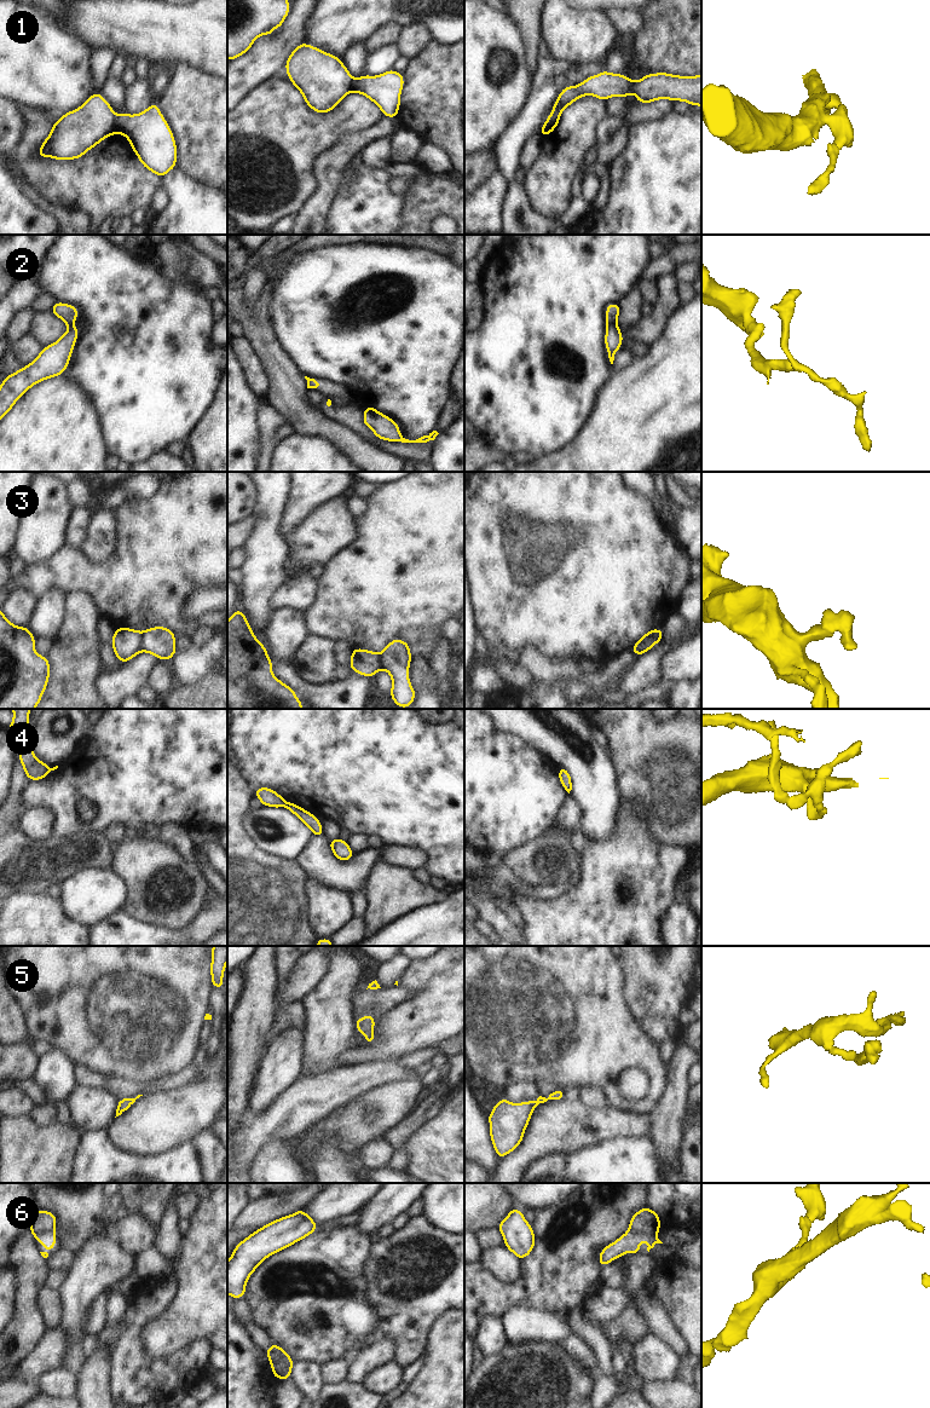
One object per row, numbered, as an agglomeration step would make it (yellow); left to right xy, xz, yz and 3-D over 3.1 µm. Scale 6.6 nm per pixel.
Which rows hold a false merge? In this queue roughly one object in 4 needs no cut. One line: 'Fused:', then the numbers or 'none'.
Fused: 1, 2, 3, 4, 6.

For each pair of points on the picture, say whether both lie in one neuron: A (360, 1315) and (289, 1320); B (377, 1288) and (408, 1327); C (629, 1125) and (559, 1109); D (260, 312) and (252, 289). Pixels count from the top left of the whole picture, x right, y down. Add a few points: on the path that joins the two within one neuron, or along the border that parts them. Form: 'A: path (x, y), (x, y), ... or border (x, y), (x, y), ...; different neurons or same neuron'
A: path (342, 1315), (330, 1315), (321, 1309), (307, 1309); same neuron
B: path (387, 1298), (406, 1317); same neuron
C: path (612, 1124), (576, 1121); same neuron
D: border (266, 273), (266, 283), (249, 312); different neurons

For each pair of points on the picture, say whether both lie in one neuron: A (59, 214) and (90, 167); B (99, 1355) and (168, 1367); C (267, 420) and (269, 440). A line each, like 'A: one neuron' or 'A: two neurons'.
A: two neurons
B: two neurons
C: one neuron

